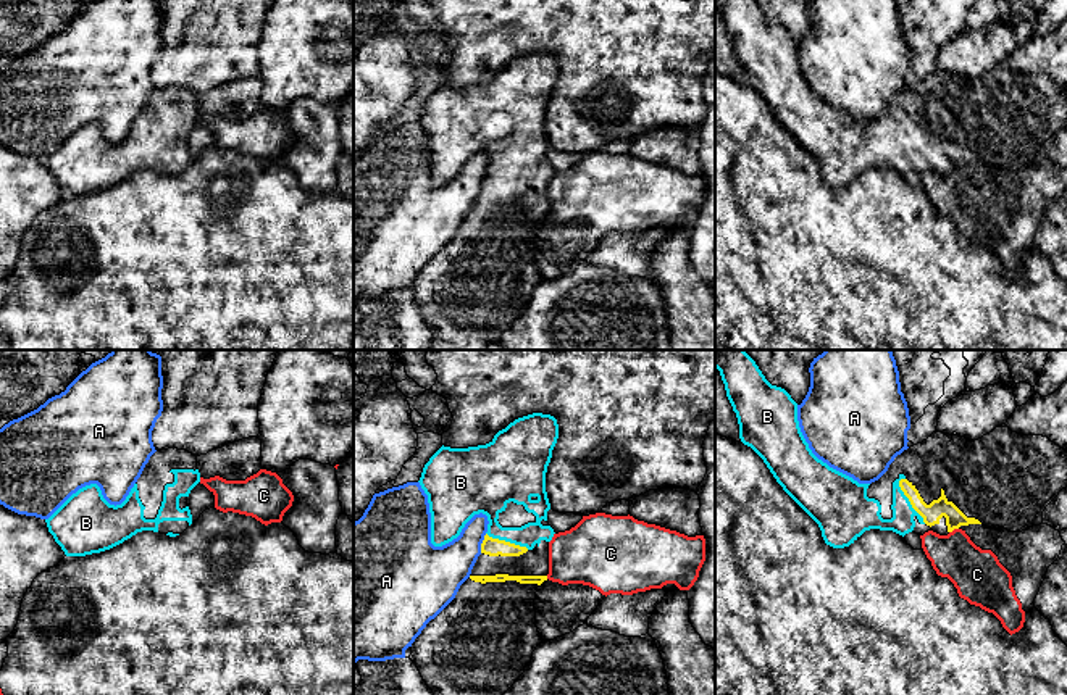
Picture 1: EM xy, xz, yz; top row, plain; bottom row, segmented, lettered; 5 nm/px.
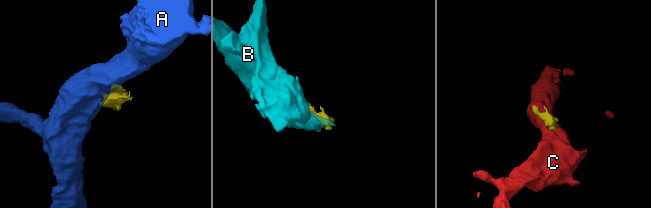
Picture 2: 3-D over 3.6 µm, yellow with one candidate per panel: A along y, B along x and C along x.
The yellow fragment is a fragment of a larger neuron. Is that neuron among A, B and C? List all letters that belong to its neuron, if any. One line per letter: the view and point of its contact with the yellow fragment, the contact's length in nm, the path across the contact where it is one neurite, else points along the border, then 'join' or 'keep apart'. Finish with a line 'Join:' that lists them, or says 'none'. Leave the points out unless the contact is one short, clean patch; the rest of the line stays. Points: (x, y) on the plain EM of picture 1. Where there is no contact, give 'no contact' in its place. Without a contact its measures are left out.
A: contact xz (481, 183); length 100 nm; keep apart
B: contact yz (909, 139); length 260 nm; join
C: contact yz (953, 168); length 50 nm; keep apart
Join: B

